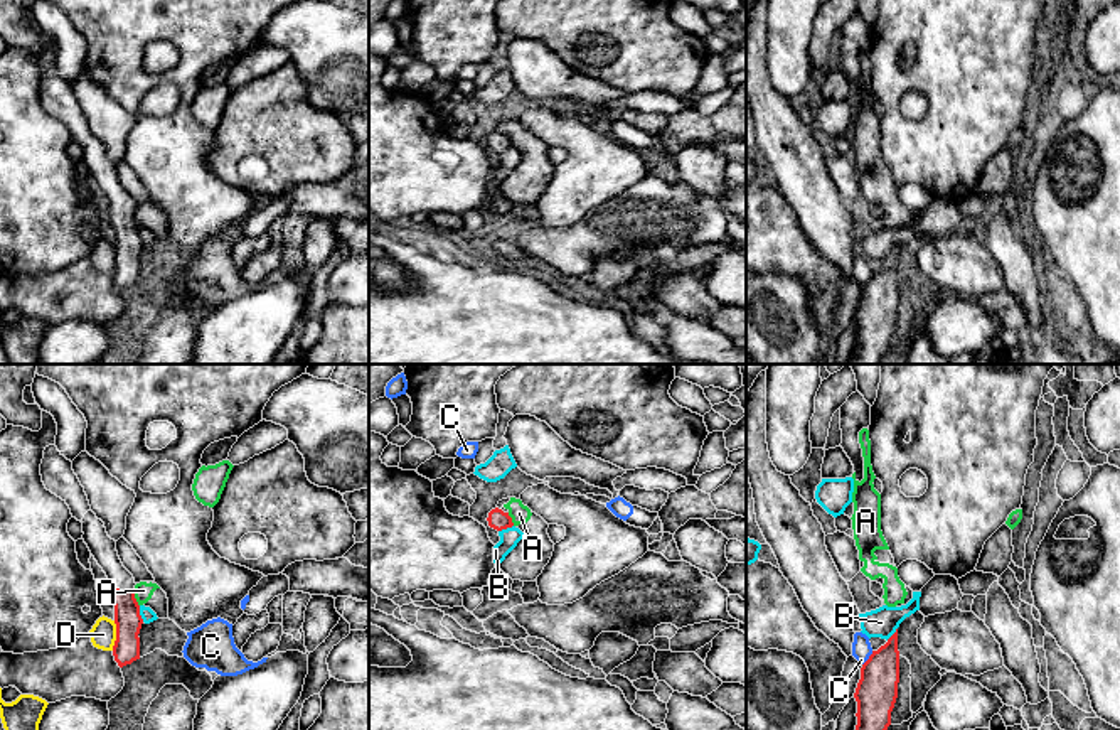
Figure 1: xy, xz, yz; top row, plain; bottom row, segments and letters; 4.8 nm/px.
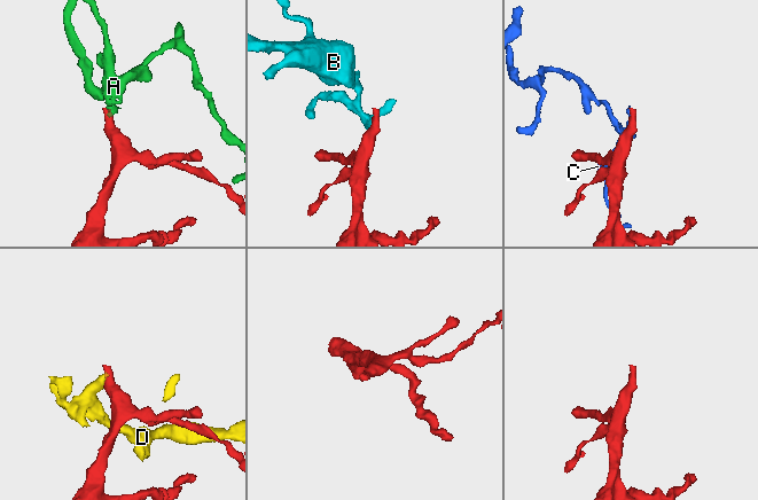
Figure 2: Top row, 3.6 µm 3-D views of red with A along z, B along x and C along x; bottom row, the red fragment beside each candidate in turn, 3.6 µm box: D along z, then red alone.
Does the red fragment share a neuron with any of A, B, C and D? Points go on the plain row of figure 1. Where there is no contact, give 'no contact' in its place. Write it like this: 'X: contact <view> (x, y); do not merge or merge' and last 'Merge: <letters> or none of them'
A: contact xy (135, 221); do not merge
B: contact xy (138, 236); do not merge
C: contact yz (869, 280); do not merge
D: contact xy (117, 258); do not merge
Merge: none of them

